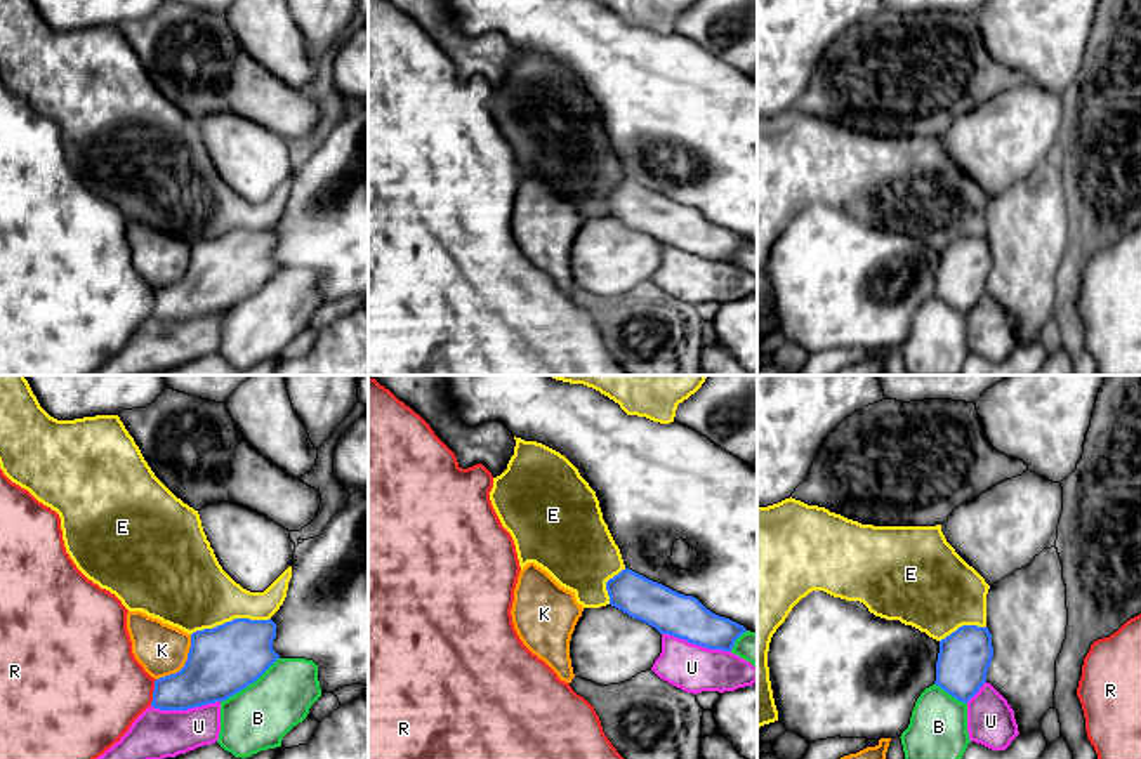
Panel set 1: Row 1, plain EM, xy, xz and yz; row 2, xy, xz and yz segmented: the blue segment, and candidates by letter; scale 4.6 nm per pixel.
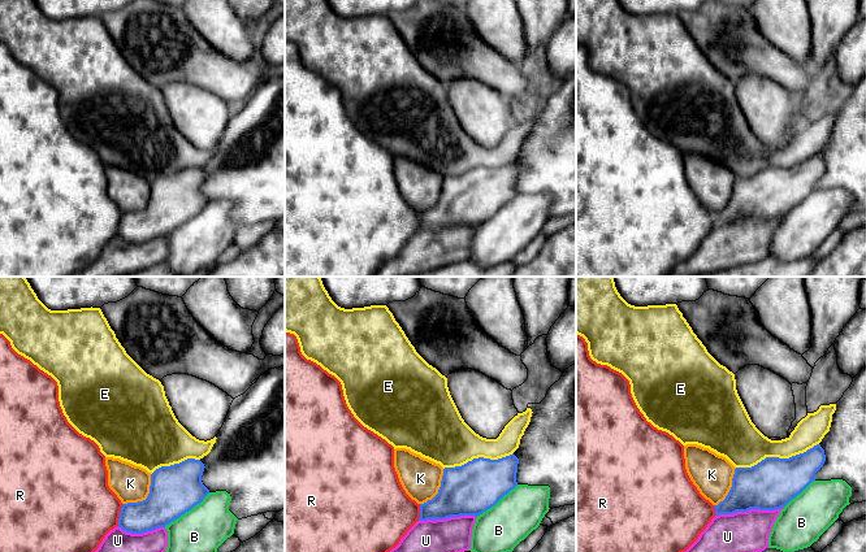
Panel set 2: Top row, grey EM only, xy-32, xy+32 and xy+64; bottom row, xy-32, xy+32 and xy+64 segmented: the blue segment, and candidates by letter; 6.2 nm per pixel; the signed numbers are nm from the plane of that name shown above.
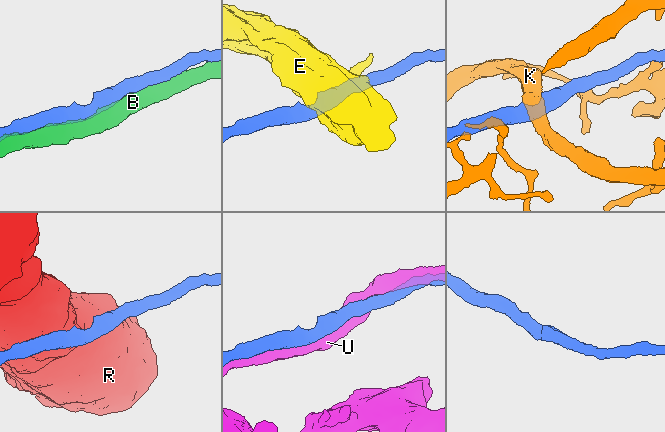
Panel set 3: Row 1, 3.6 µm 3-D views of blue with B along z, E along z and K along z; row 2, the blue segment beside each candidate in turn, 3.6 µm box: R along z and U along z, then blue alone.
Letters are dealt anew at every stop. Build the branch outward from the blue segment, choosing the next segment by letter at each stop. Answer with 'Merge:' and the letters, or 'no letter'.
Merge: B

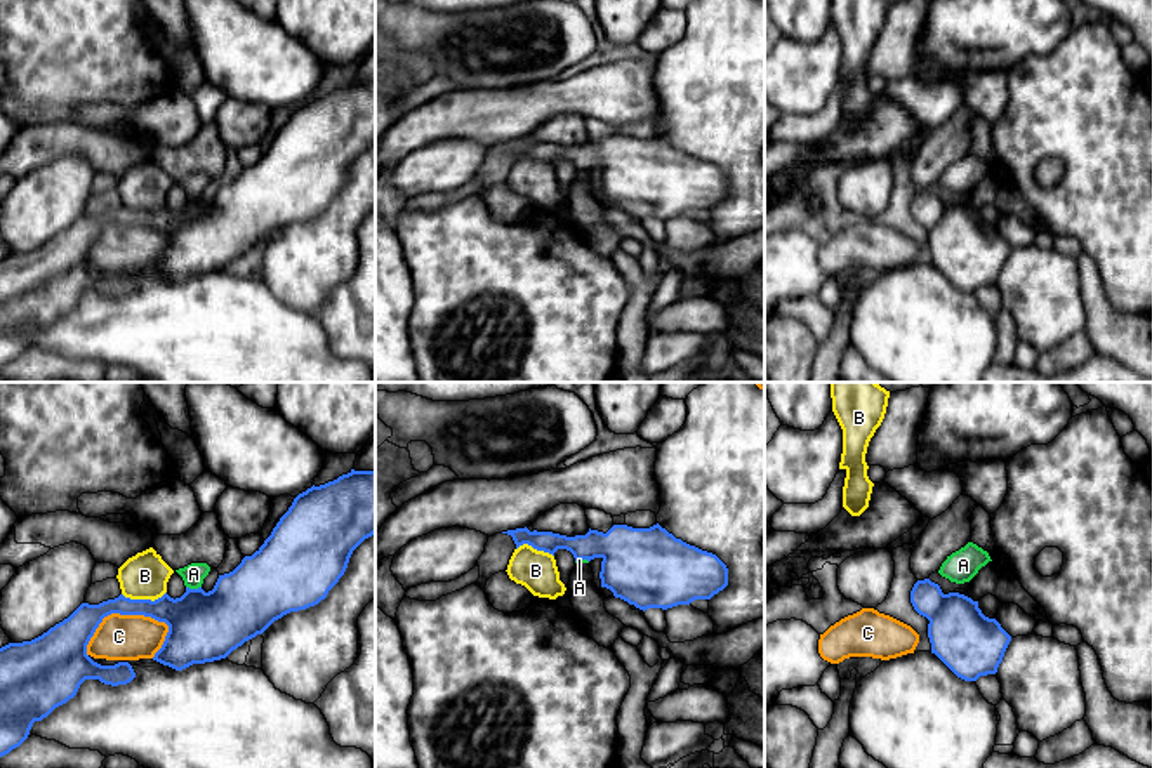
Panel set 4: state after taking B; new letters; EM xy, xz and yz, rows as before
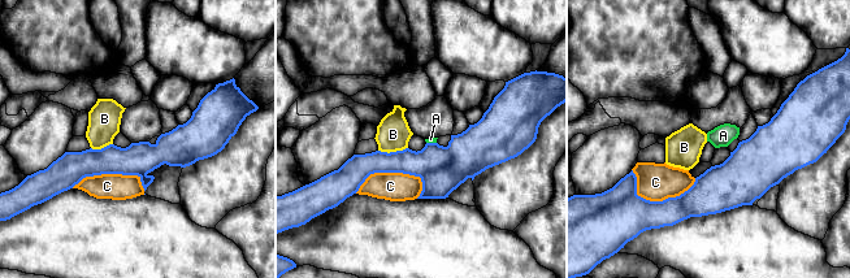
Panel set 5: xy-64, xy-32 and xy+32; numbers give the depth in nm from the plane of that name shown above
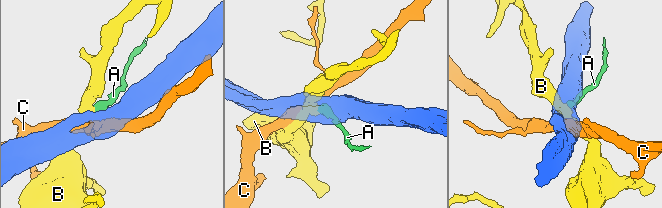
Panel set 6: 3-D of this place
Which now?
Merge: no letter

